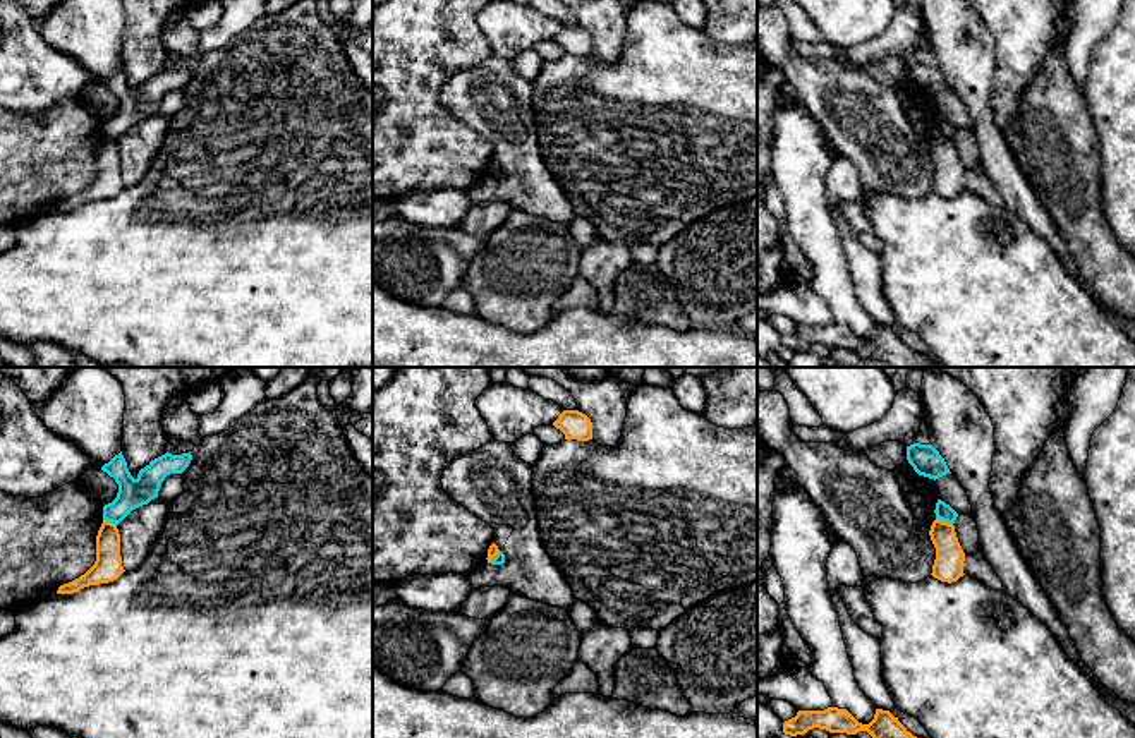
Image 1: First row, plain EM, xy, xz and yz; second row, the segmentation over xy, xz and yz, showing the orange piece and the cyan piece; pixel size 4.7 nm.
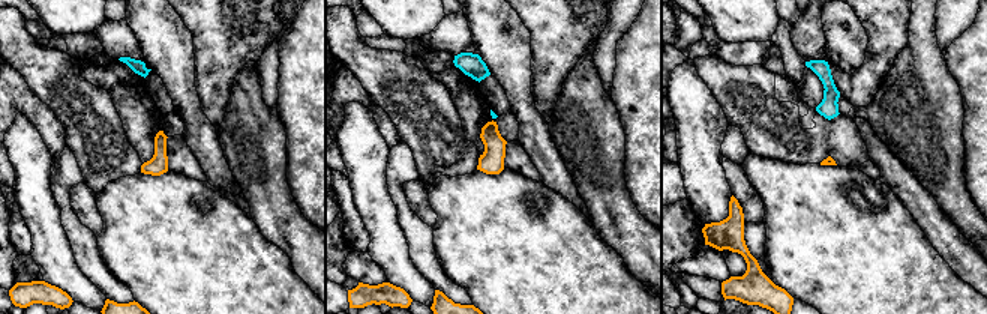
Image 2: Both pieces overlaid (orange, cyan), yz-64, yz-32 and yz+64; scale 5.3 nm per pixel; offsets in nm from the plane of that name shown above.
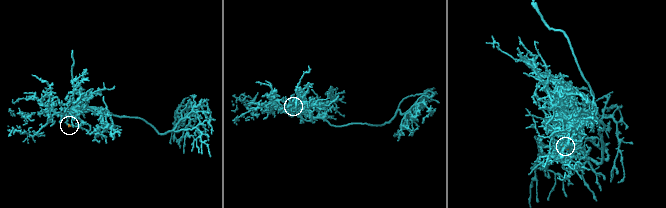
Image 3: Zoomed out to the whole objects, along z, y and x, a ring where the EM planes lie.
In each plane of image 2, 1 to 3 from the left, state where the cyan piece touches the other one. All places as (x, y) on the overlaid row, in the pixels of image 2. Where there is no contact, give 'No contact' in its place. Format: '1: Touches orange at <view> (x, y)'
1: No contact
2: No contact
3: No contact

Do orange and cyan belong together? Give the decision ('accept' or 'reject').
reject

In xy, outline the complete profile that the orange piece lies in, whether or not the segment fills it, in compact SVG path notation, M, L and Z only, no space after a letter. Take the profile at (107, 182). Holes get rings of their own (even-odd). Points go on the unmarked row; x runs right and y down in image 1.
M103 136L96 151L96 177L79 194L58 203L57 209L74 209L89 201L117 196L124 189L120 149L115 139Z

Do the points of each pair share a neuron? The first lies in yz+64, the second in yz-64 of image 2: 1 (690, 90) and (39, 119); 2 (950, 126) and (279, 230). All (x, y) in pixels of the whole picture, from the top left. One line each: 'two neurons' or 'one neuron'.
1: two neurons
2: one neuron

